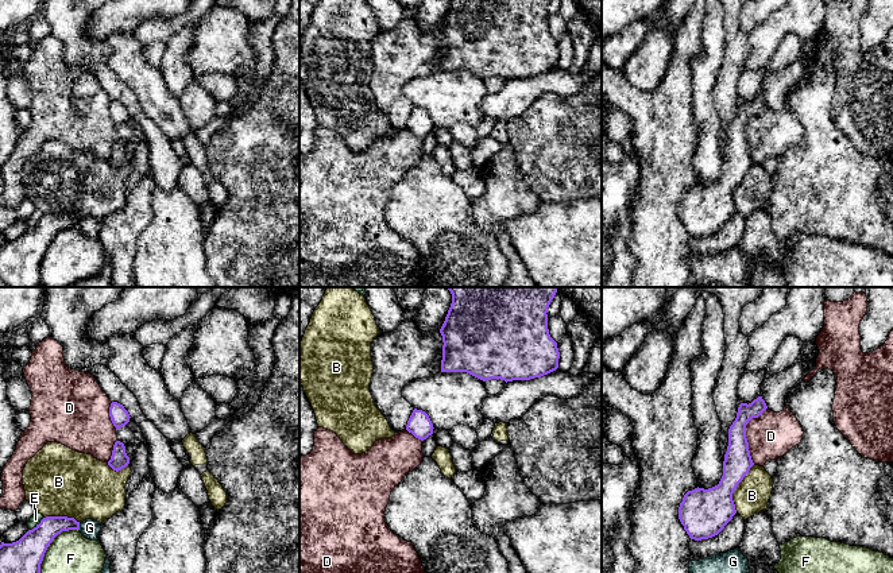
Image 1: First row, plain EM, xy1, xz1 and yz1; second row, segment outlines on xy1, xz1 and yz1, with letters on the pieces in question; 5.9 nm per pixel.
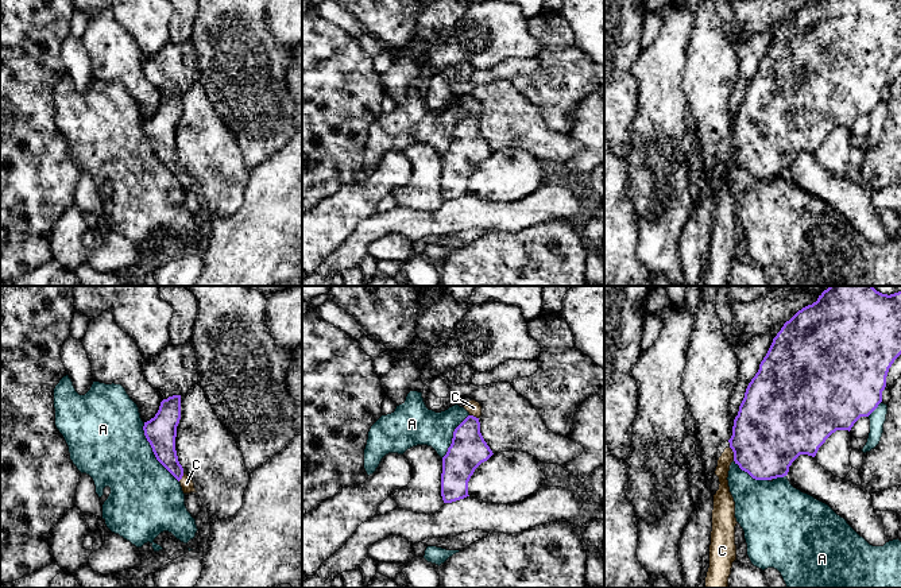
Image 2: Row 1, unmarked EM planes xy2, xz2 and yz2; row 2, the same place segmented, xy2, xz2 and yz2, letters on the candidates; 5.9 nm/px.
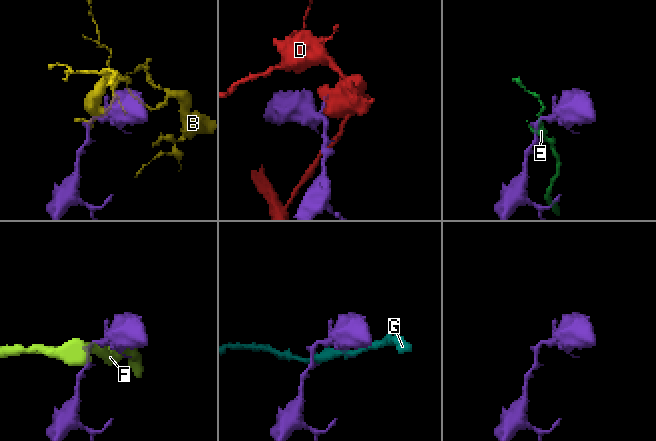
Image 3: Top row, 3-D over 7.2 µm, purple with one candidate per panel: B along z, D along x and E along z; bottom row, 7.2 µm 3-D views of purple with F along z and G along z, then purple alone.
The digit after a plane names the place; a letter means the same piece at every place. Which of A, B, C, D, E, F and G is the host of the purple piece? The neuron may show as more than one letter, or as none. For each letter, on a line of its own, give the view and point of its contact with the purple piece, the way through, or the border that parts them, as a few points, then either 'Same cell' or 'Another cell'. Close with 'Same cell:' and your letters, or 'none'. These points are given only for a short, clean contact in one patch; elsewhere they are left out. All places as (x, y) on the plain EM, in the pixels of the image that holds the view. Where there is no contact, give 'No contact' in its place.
A: Touches purple at xy2 (153, 149). Another cell
B: Touches purple at yz1 (735, 186). Another cell
C: Touches purple at yz2 (734, 151). Path across: yz2 (769, 131), (757, 143), (734, 151), (723, 162), (723, 192). Same cell
D: Touches purple at yz1 (745, 132). Boundary: yz1 (766, 105), (746, 123), (747, 147), (753, 162). Another cell
E: Touches purple at xy1 (37, 223). Boundary: xy1 (43, 215), (29, 228). Another cell
F: Touches purple at xy1 (46, 247). Another cell
G: Touches purple at xy1 (78, 224). Another cell
Same cell: C

